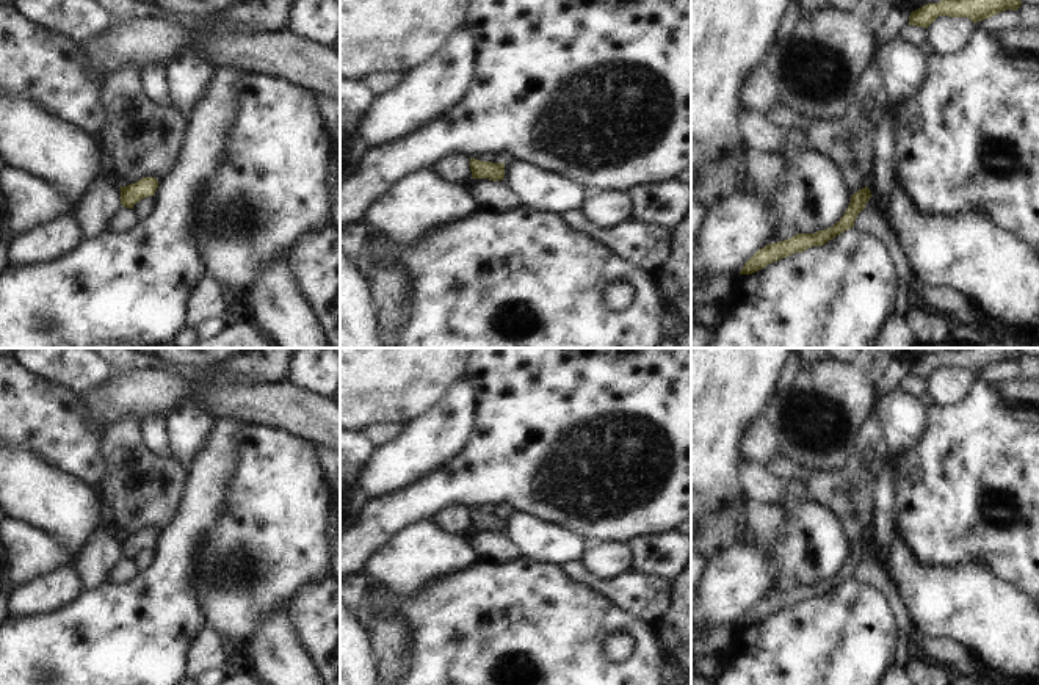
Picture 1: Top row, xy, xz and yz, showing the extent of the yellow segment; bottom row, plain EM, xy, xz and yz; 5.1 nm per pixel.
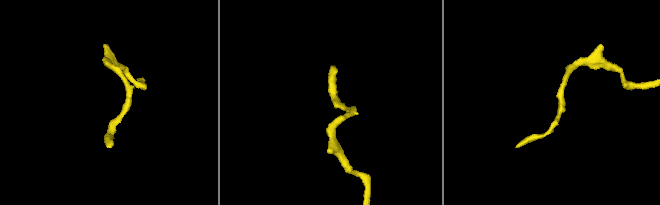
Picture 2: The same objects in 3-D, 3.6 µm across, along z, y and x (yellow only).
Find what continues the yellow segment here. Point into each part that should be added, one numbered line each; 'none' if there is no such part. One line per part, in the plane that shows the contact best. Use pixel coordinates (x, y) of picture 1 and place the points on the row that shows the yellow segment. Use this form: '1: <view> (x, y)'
none

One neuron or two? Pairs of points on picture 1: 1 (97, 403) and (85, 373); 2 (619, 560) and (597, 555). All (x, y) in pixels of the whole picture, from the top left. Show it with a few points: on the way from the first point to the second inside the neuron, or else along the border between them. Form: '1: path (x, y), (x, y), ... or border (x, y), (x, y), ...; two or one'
1: border (115, 372), (101, 386), (90, 389), (82, 397); two
2: path (615, 560), (602, 560); one

